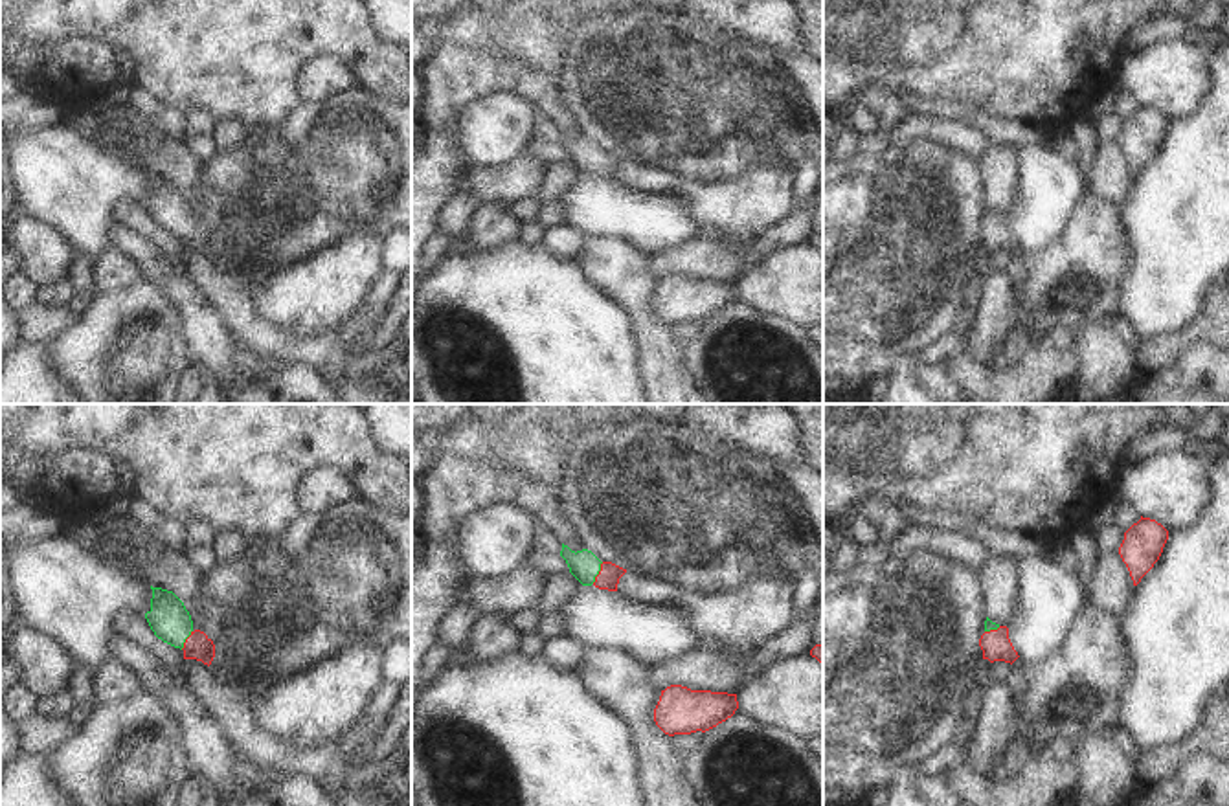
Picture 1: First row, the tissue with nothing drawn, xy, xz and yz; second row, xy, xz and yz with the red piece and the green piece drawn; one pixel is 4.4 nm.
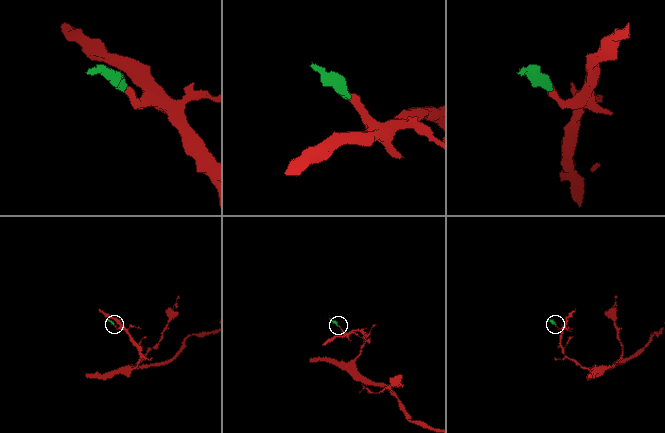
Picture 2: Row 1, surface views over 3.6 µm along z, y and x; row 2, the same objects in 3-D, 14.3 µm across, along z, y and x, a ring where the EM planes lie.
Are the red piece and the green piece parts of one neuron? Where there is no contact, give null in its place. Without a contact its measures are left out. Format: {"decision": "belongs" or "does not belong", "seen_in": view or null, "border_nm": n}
{"decision": "belongs", "seen_in": "xz", "border_nm": 110}

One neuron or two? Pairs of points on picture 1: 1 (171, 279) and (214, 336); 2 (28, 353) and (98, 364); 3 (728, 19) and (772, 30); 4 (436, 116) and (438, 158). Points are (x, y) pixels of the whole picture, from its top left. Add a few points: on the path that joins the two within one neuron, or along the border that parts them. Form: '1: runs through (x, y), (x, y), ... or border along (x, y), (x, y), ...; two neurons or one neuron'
1: runs through (186, 294), (204, 322); one neuron
2: border along (37, 344), (48, 362), (70, 384); two neurons
3: runs through (739, 19), (761, 19); one neuron
4: border along (445, 131), (430, 134); two neurons

